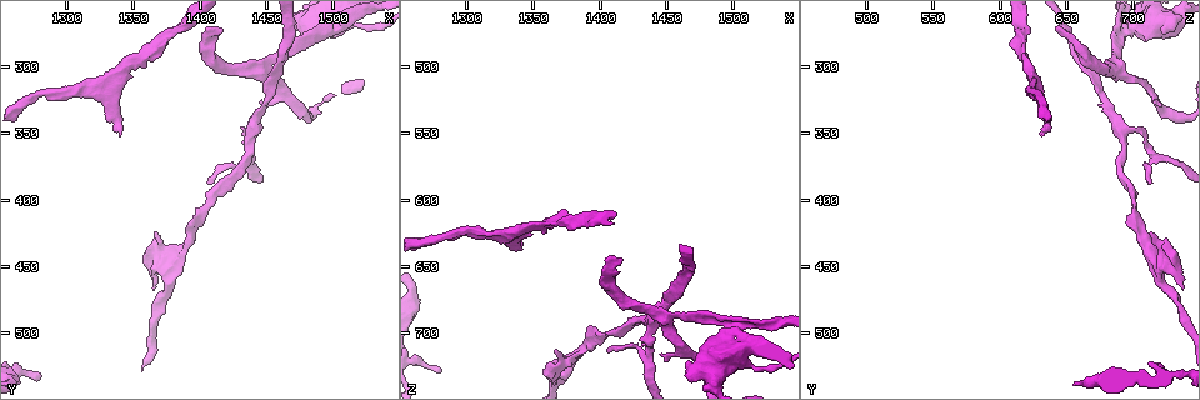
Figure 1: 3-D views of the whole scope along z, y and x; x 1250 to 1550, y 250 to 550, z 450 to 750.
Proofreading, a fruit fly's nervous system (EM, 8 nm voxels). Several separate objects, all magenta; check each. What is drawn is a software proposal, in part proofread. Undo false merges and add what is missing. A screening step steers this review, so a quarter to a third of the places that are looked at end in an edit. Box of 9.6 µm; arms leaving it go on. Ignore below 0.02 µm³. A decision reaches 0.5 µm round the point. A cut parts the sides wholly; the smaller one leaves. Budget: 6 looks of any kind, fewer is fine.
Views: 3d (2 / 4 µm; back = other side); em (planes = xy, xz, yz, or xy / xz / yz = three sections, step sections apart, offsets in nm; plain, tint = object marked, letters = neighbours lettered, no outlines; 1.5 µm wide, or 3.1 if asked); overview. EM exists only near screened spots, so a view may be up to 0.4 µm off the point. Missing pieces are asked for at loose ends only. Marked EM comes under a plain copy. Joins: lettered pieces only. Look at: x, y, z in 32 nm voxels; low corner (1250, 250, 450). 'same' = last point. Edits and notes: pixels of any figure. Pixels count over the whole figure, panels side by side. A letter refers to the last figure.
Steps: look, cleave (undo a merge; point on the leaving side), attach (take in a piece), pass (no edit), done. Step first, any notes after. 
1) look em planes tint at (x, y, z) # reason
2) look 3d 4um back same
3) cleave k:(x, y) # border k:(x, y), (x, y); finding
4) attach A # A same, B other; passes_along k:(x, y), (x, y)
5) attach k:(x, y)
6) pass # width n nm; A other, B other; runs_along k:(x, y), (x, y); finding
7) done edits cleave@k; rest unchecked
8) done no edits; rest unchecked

look 3d 2um at (1438, 348, 694) # two arms in line, one across

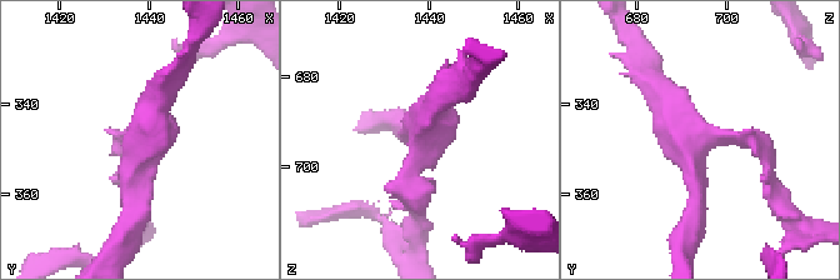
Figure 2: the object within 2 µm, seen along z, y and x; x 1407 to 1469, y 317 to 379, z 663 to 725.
look em planes letters at (1440, 349, 692) # arms 3; shape alone is not enough

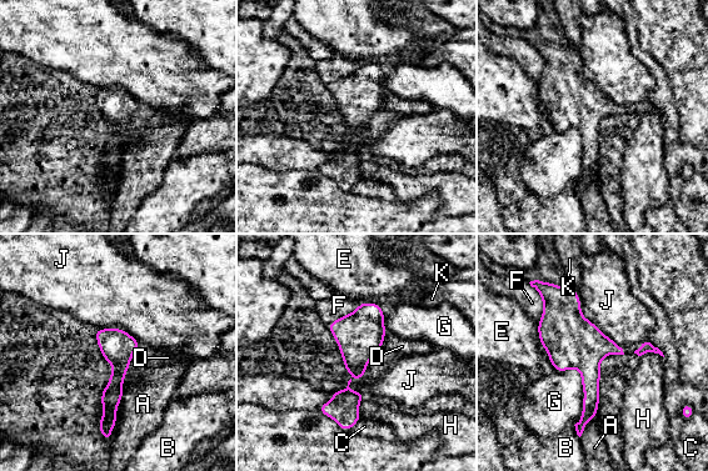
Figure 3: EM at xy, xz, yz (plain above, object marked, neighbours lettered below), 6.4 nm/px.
pass # A other, B other, C other, D other, E other, F other, G other, H other, J other, K other; runs_along 3:(551, 286), (589, 366), (579, 429); continuous, no second cell

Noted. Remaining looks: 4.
look em planes tint at (1528, 270, 726) # thick turns thin

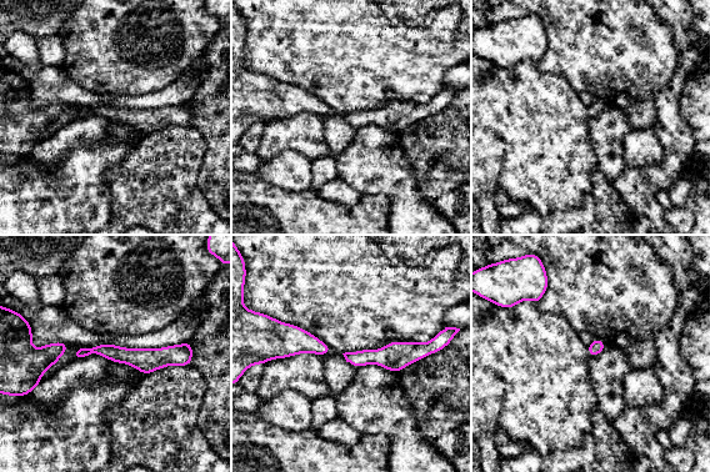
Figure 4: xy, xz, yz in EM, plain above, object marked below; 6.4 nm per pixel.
look em planes letters same

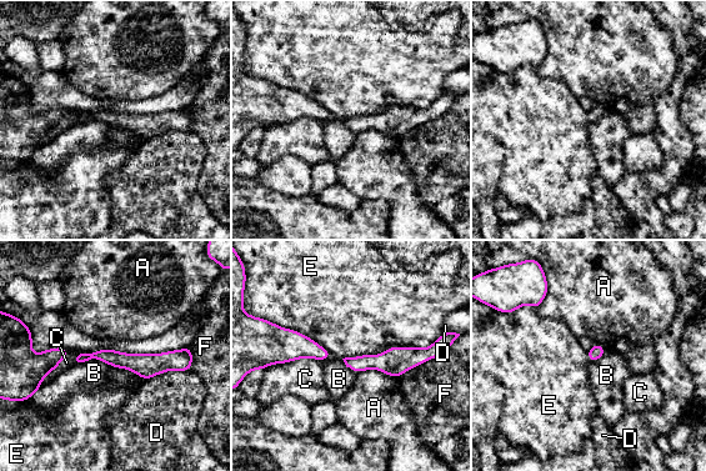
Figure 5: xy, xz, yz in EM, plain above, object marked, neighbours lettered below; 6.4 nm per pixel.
cleave 5:(116, 359) # A other, B other, C other, D other, E other, F other; border 5:(90, 354), (93, 357); two cells meet here

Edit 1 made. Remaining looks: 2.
done edits cleave@5; rest unchecked

